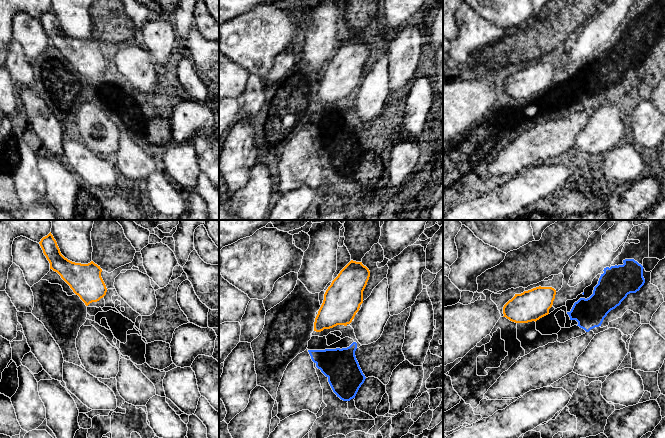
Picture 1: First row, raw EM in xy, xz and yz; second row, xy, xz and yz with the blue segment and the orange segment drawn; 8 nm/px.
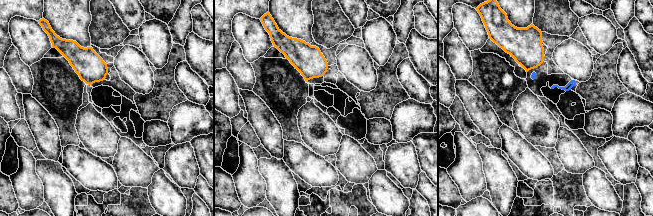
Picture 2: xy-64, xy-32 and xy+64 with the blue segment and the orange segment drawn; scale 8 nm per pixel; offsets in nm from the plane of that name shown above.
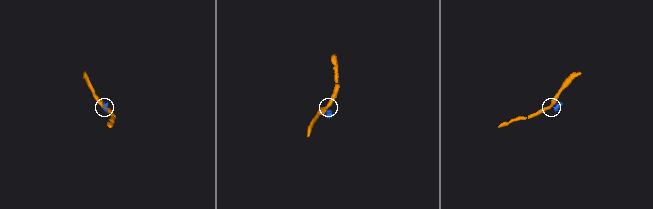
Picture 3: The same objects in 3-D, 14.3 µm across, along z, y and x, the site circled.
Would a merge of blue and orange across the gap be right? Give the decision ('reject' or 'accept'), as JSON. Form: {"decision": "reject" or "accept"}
{"decision": "reject"}

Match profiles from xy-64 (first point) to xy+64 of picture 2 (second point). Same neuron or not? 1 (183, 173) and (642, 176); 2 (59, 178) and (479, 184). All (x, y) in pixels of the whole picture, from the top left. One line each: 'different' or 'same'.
1: different
2: different

